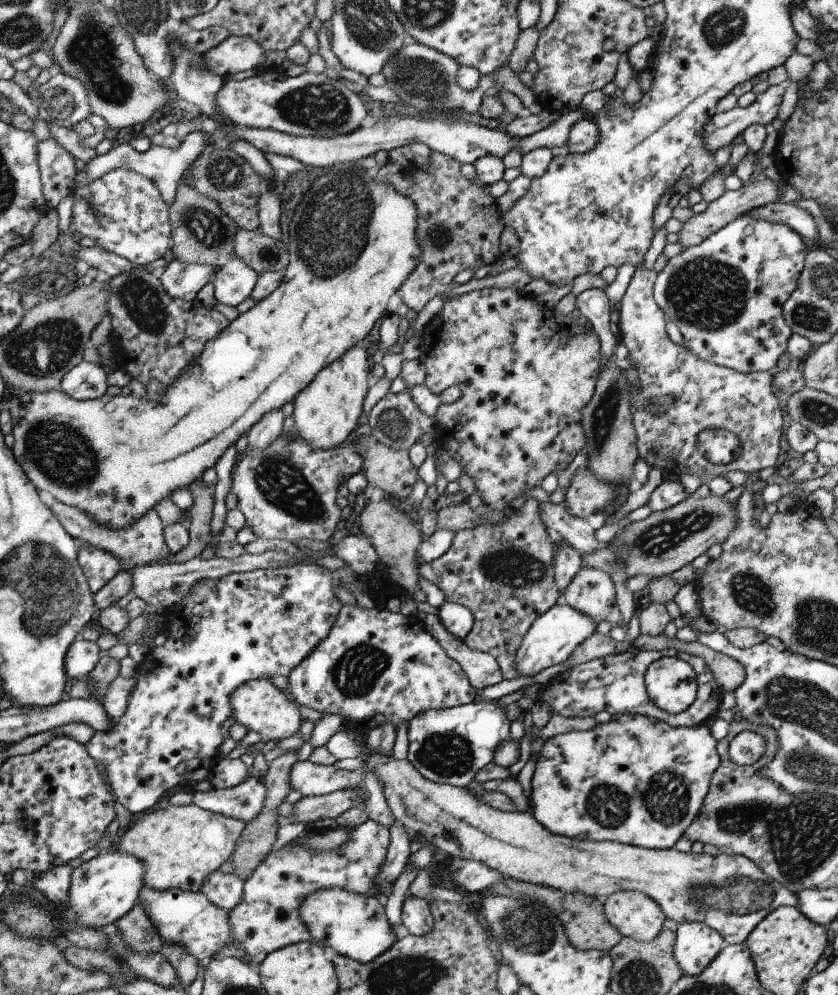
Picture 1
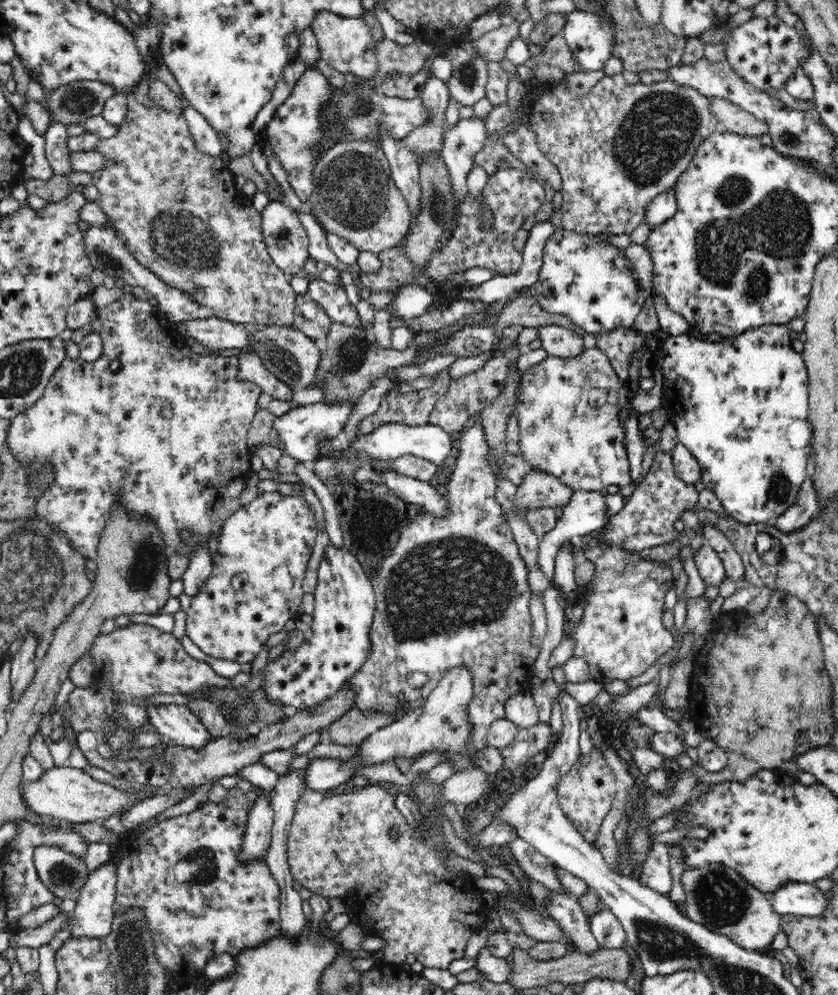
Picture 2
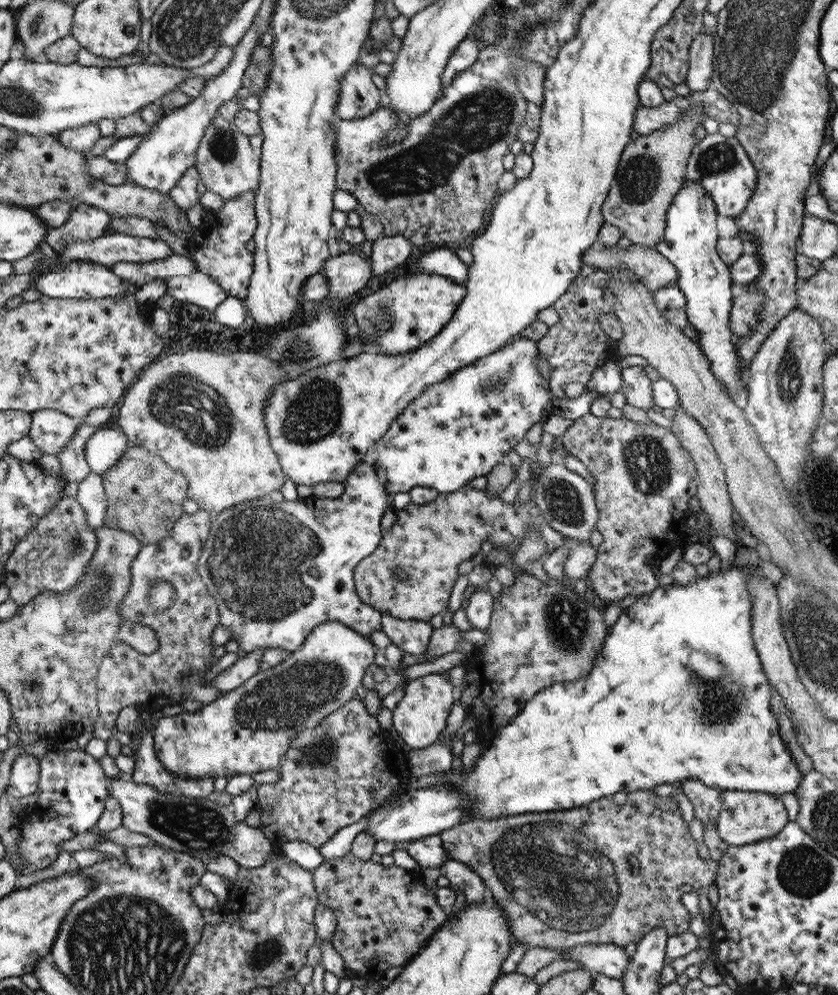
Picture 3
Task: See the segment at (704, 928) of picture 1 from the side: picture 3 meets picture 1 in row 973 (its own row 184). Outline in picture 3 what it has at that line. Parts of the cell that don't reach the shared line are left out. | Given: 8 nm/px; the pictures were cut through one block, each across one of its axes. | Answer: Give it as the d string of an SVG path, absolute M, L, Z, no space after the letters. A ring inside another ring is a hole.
M686 181L672 199L666 213L664 238L656 244L656 251L666 257L678 273L676 285L686 295L688 322L699 331L700 349L711 361L711 372L724 383L727 394L733 398L742 390L739 375L739 359L735 350L734 334L729 328L729 316L733 305L732 282L729 266L722 261L716 244L716 203L700 181Z

